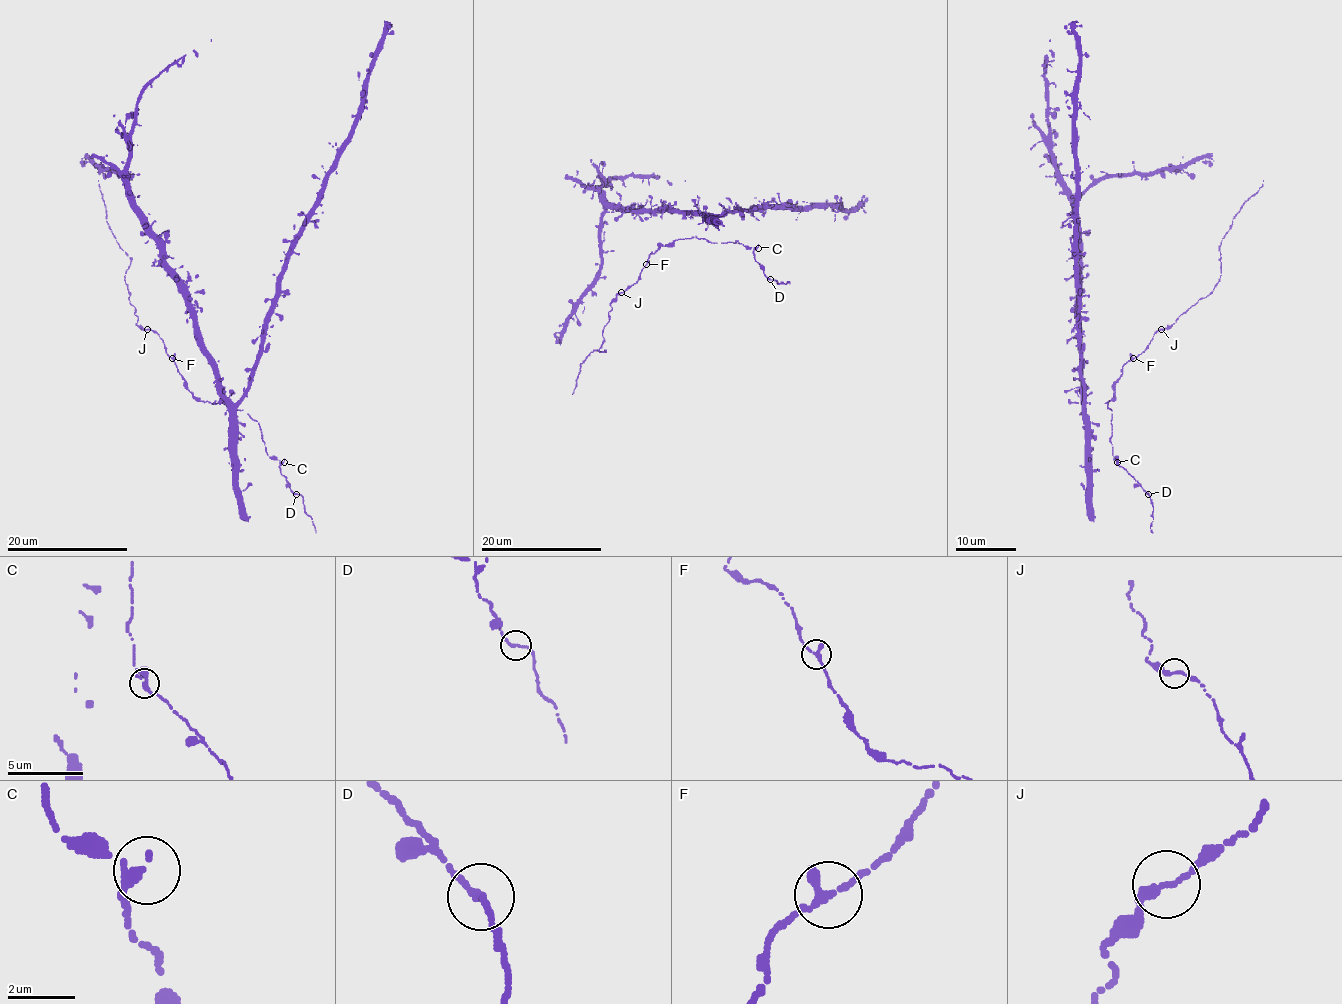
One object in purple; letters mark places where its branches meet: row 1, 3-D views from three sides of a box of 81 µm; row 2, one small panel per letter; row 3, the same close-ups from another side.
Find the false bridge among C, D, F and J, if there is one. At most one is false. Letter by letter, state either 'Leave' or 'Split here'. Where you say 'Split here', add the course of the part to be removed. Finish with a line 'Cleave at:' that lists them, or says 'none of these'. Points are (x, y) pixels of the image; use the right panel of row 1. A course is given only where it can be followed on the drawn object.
C: Leave
D: Leave
F: Leave
J: Leave
Cleave at: none of these

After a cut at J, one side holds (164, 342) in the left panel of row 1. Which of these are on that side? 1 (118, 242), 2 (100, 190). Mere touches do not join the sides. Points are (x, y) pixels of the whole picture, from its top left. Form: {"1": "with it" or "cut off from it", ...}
{"1": "cut off from it", "2": "cut off from it"}

